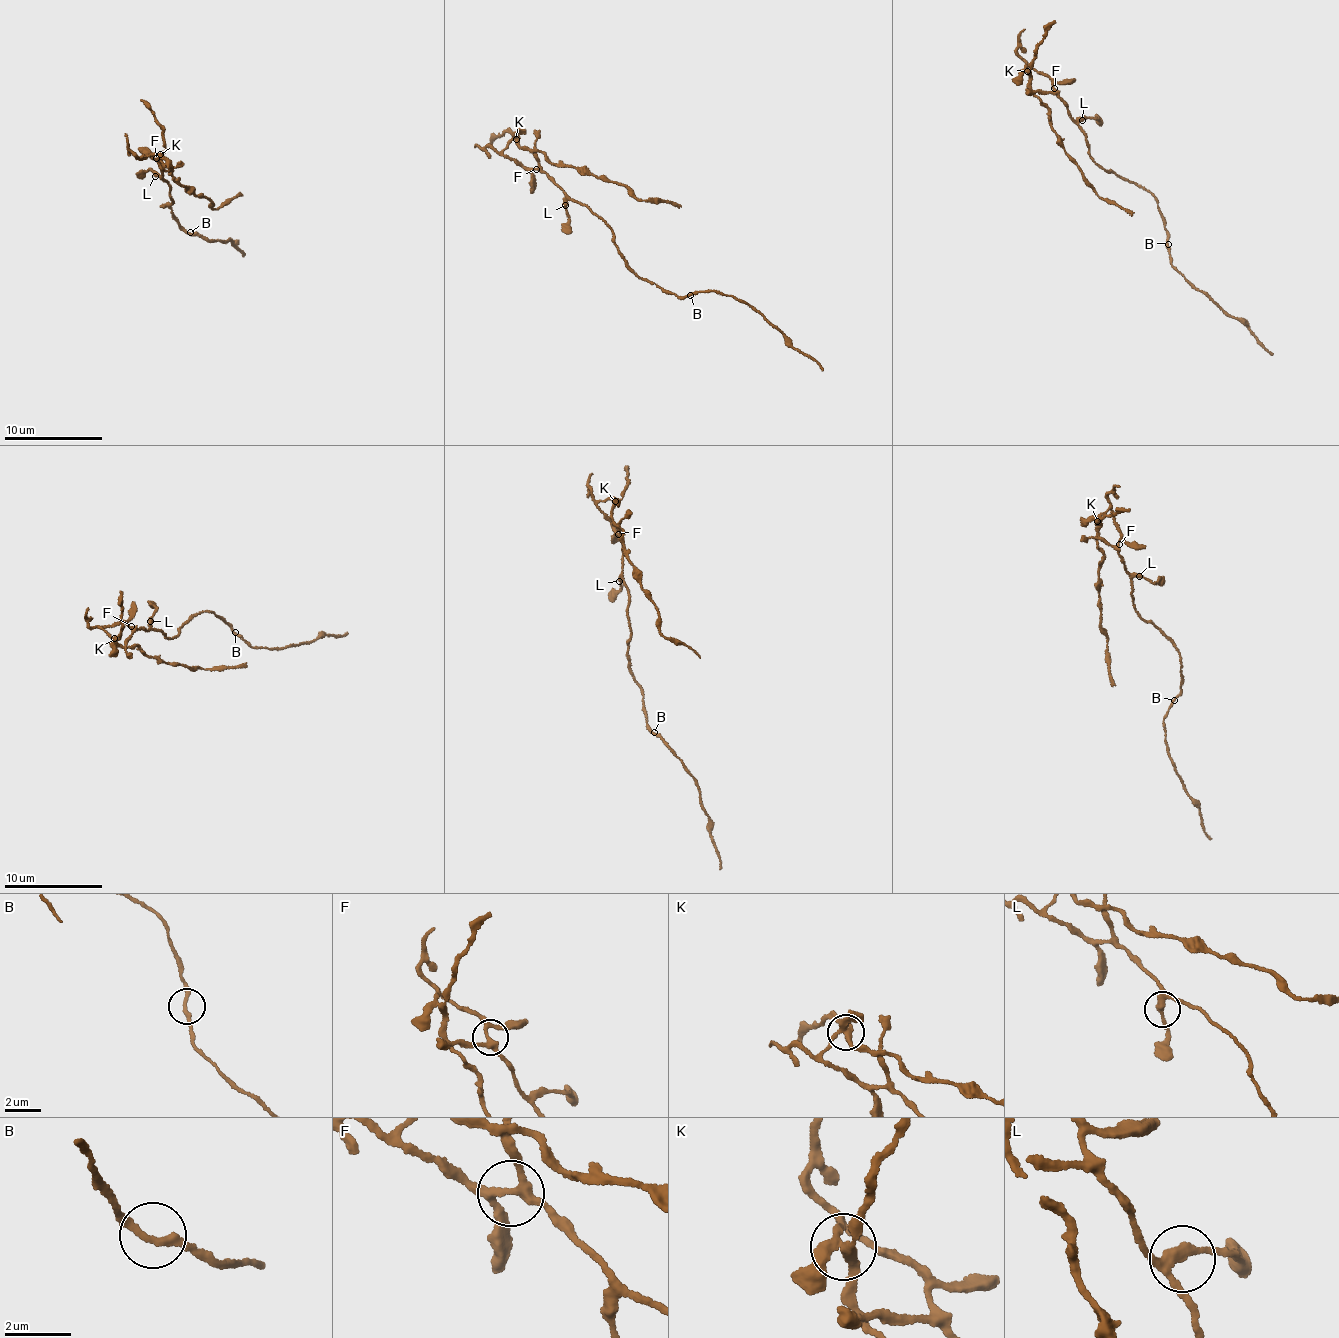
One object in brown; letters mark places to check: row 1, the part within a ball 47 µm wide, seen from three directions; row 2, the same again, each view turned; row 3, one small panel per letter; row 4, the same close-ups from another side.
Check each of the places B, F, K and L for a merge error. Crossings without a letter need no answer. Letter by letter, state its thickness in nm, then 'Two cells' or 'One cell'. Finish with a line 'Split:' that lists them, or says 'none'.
B: Thickness 220 nm. One cell
F: Thickness 240 nm. One cell
K: Thickness 260 nm. Two cells
L: Thickness 240 nm. One cell
Split: K

